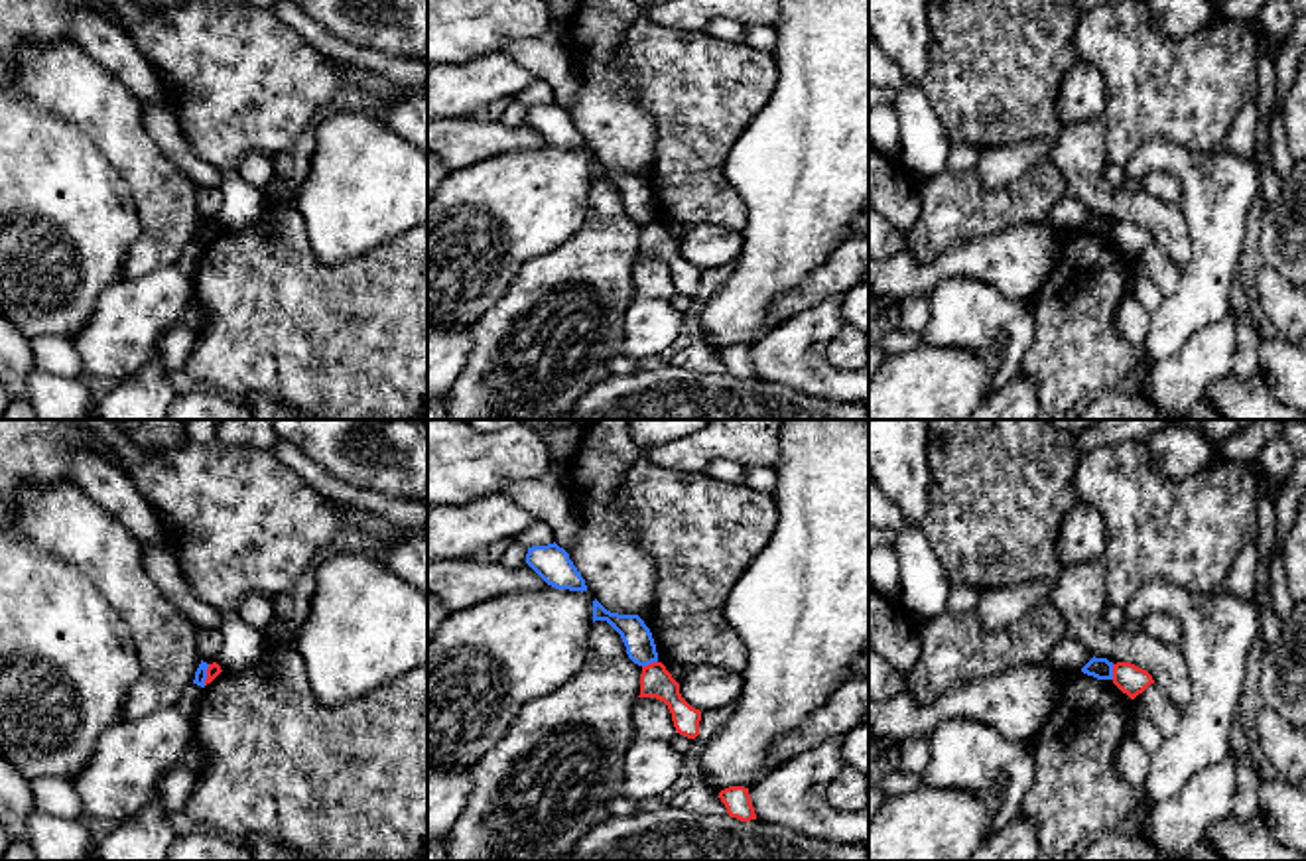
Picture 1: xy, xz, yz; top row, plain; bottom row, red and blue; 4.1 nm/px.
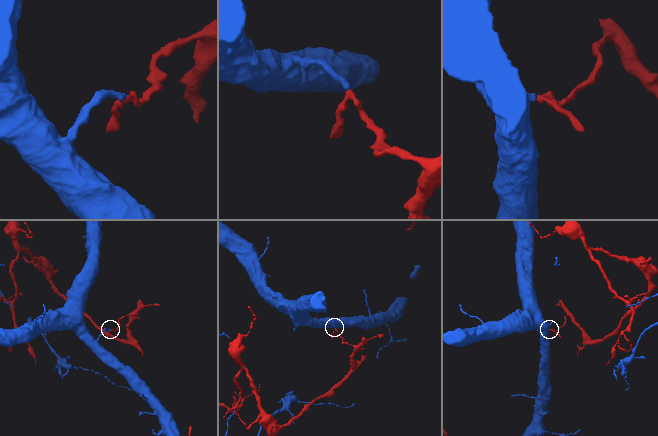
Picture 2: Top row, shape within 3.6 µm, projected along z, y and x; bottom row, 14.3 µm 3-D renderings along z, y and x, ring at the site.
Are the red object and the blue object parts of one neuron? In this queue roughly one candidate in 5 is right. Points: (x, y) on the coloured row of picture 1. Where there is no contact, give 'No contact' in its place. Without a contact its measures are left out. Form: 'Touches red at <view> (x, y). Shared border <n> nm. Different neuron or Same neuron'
Touches red at xz (649, 664). Shared border 70 nm. Different neuron

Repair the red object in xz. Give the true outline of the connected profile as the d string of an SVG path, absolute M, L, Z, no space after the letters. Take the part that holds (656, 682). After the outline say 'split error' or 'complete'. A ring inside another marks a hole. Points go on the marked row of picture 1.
M662 662L642 666L638 697L656 697L664 701L680 735L686 735L687 739L695 739L699 735L701 711L682 697L680 684Z | complete

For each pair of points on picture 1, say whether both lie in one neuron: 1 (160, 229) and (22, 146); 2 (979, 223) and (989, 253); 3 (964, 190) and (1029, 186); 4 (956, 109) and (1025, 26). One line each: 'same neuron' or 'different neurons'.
1: different neurons
2: different neurons
3: same neuron
4: same neuron

